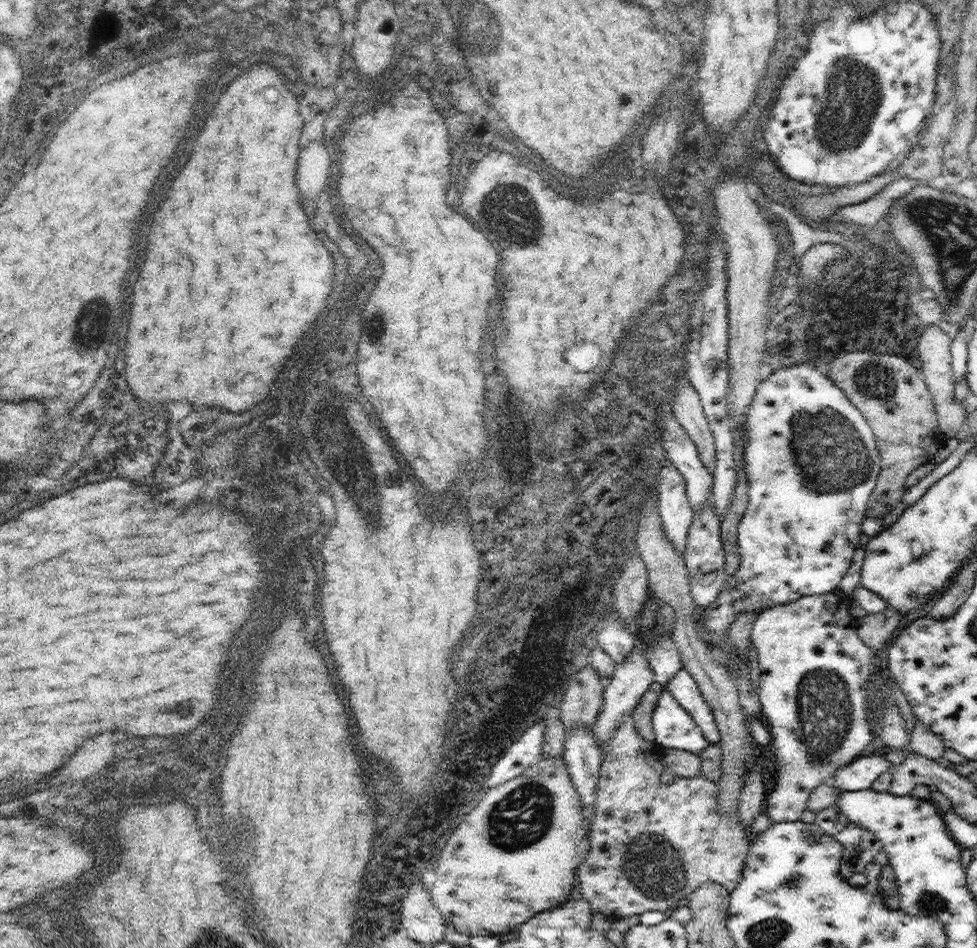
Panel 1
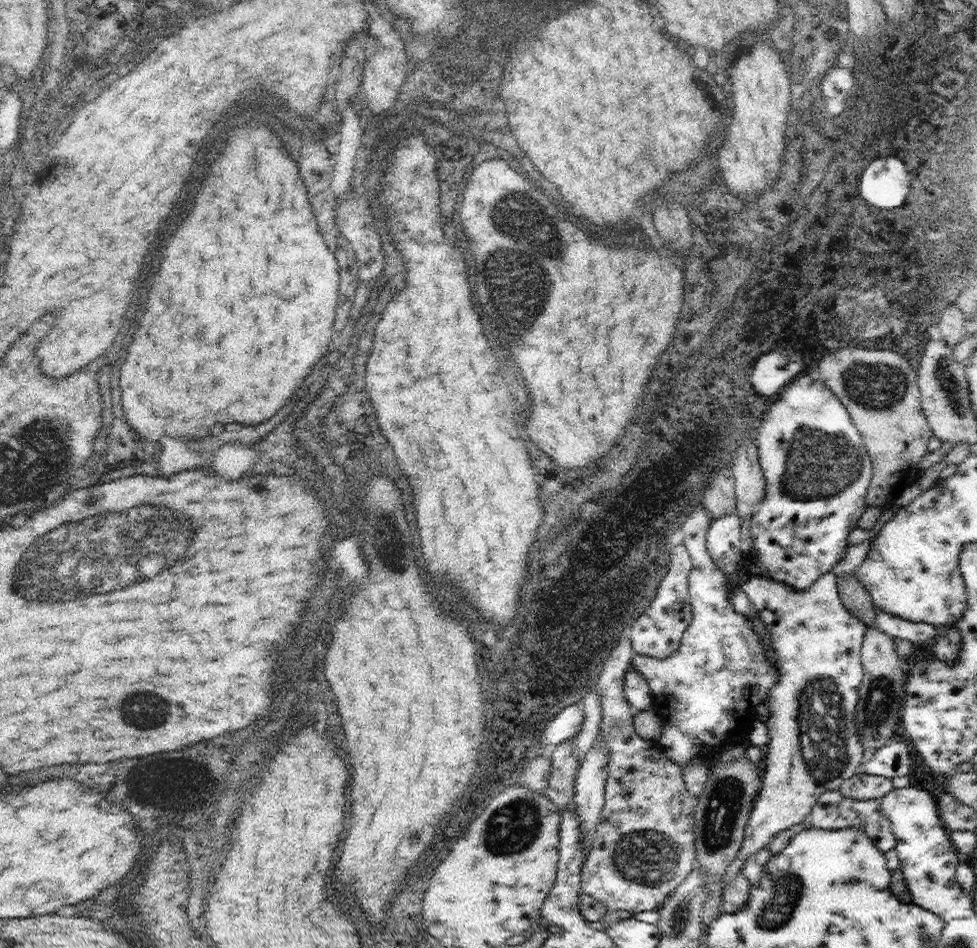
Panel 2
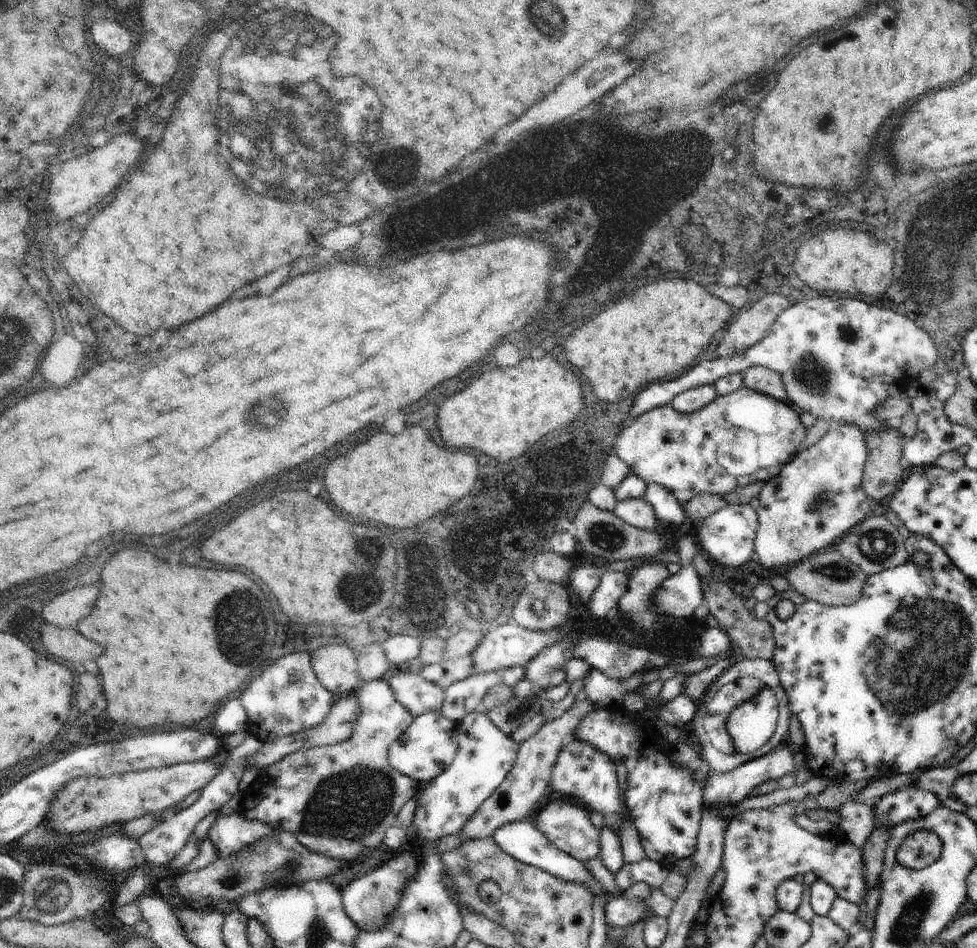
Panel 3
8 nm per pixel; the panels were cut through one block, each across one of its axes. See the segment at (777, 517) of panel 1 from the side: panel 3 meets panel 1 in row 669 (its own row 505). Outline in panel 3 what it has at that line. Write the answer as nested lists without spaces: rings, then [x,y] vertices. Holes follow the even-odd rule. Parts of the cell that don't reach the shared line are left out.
[[[741,504],[741,506],[725,506],[721,510],[717,510],[715,514],[711,514],[709,518],[705,518],[703,522],[699,522],[697,528],[697,546],[699,552],[705,558],[715,560],[717,564],[729,566],[729,568],[739,568],[745,562],[749,562],[755,554],[755,534],[757,534],[757,526],[759,526],[759,518],[757,512],[751,510],[749,504]]]

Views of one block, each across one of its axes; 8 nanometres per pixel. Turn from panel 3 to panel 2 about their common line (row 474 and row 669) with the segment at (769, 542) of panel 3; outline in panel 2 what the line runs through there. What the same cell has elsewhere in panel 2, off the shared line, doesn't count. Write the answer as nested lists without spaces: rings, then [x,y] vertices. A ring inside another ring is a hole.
[[[825,572],[805,592],[793,592],[781,582],[757,576],[741,574],[741,580],[741,592],[747,596],[749,602],[753,602],[753,608],[757,610],[757,616],[769,634],[767,648],[773,664],[777,666],[777,682],[769,690],[765,708],[765,726],[769,730],[769,742],[765,742],[767,754],[763,756],[763,784],[749,814],[749,822],[741,840],[741,850],[725,870],[723,890],[727,882],[743,870],[743,864],[747,862],[747,858],[751,858],[751,854],[761,852],[761,848],[767,848],[769,840],[777,832],[799,826],[801,820],[809,816],[809,812],[817,804],[817,798],[823,792],[837,790],[843,780],[855,776],[855,768],[859,766],[861,754],[865,750],[859,738],[859,730],[855,726],[855,708],[859,700],[859,684],[863,680],[861,642],[867,626],[855,616],[851,616],[839,600],[833,572]]]

